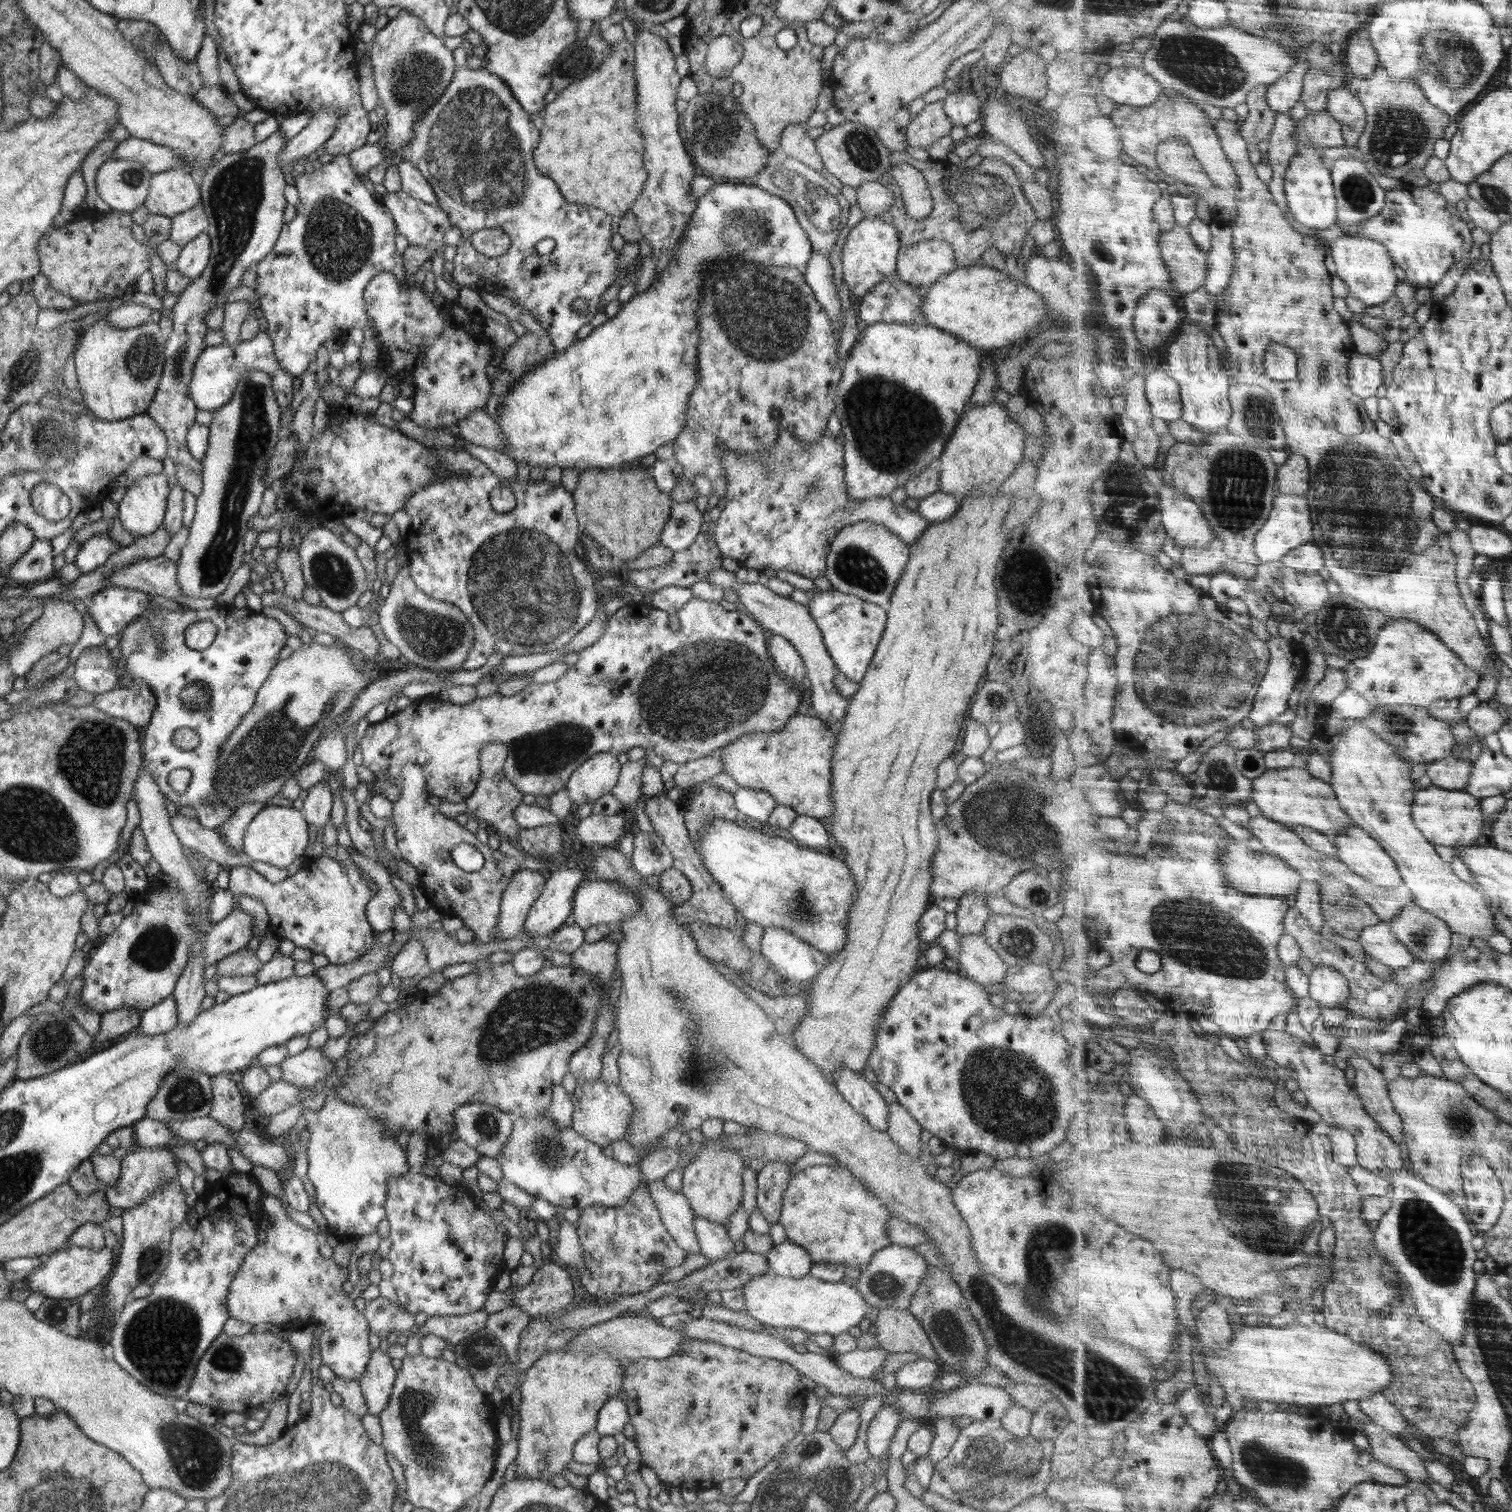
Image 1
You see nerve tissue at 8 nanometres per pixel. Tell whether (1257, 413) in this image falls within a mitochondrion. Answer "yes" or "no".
yes

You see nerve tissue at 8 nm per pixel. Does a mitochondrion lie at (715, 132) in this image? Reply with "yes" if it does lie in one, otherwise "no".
yes

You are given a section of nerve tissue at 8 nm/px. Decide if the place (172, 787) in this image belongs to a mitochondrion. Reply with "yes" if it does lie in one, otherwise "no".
no

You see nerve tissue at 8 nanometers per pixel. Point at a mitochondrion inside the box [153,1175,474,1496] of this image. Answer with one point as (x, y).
(197, 1457)

